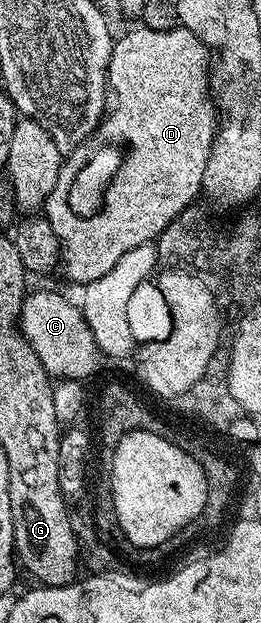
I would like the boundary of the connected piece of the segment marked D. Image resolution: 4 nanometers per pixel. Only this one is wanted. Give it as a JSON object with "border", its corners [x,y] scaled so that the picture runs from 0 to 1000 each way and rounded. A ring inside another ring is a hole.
{"border":[[[529,40],[529,48],[494,48],[452,59],[433,71],[418,98],[418,136],[410,140],[410,181],[368,213],[330,225],[326,233],[295,236],[276,247],[238,258],[226,289],[211,289],[211,302],[172,318],[165,347],[211,366],[211,379],[234,388],[230,425],[249,427],[249,440],[280,453],[337,456],[379,449],[456,424],[456,411],[502,404],[502,398],[575,393],[701,339],[755,324],[755,311],[774,310],[770,297],[793,270],[801,246],[816,236],[816,220],[839,207],[839,183],[820,165],[793,161],[801,122],[808,117],[808,82],[801,75],[747,58],[747,51],[705,45],[670,48],[582,48],[556,40]]]}

